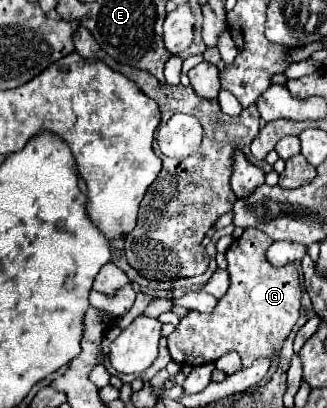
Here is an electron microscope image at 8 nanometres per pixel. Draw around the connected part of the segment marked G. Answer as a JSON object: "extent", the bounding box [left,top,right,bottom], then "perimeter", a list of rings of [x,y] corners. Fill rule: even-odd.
{"extent":[168,230,300,366],"perimeter":[[[244,230],[226,250],[230,288],[218,300],[214,312],[202,314],[190,310],[176,330],[168,336],[168,350],[174,362],[200,366],[206,362],[216,362],[228,352],[238,352],[244,366],[254,360],[280,350],[286,336],[300,316],[300,274],[296,264],[284,268],[274,268],[266,260],[266,250],[272,240],[258,230]]]}

